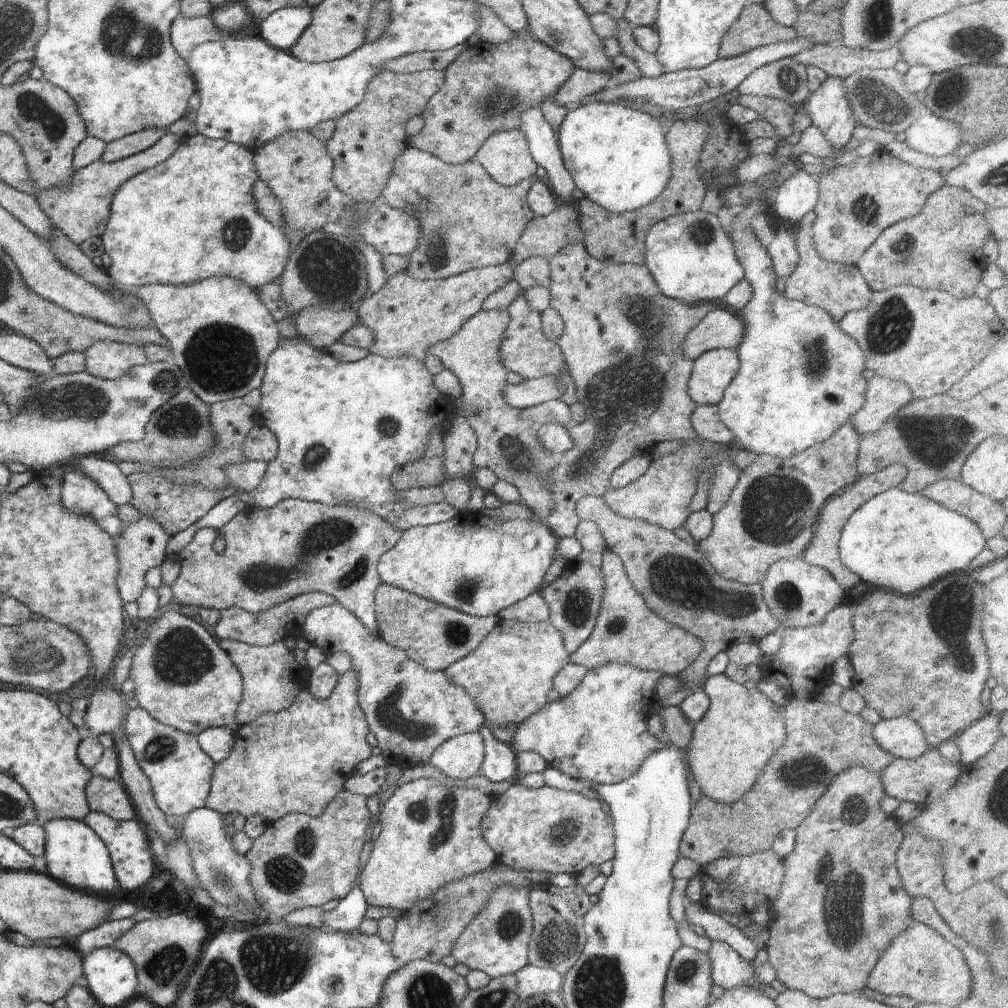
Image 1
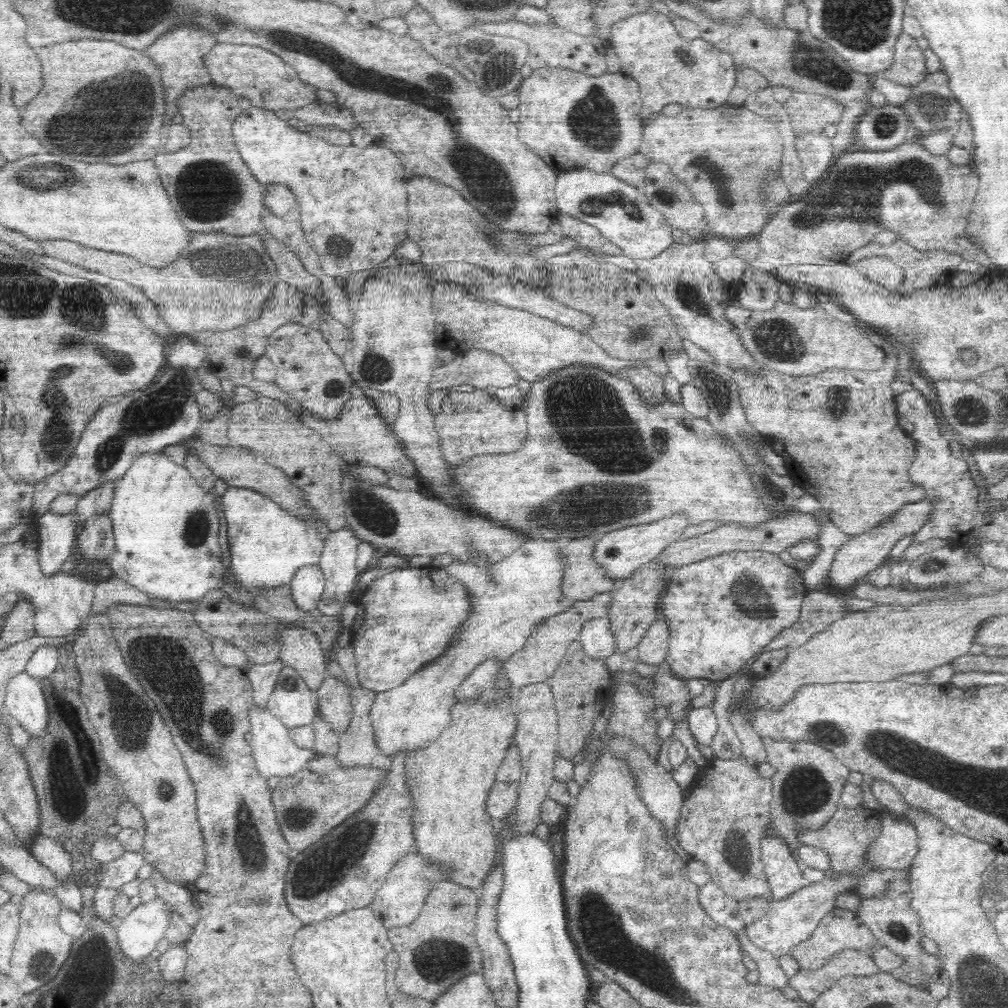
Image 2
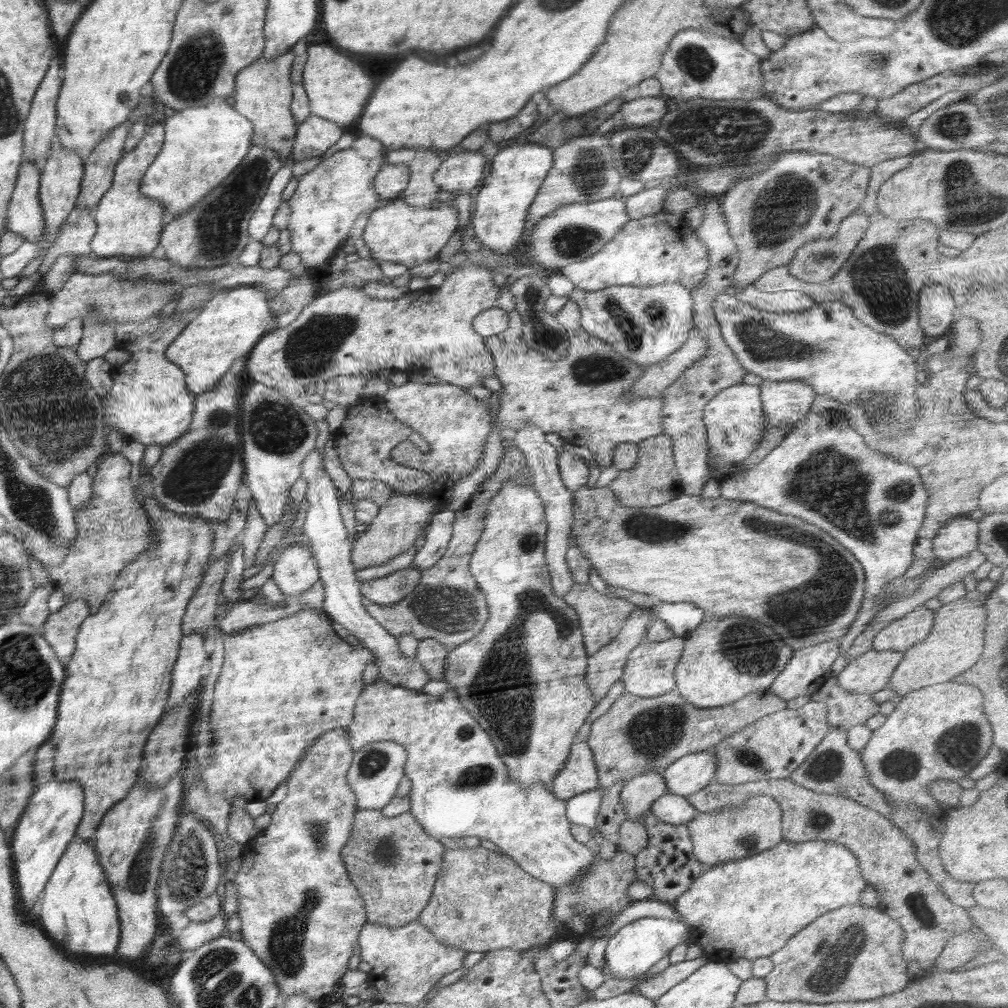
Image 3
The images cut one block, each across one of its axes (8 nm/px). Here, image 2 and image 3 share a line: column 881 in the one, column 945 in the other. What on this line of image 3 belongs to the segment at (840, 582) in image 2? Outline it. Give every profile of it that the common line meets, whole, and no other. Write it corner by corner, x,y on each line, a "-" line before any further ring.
969,515
946,522
931,540
935,555
932,568
944,567
956,558
975,552
979,542
978,529
978,521

